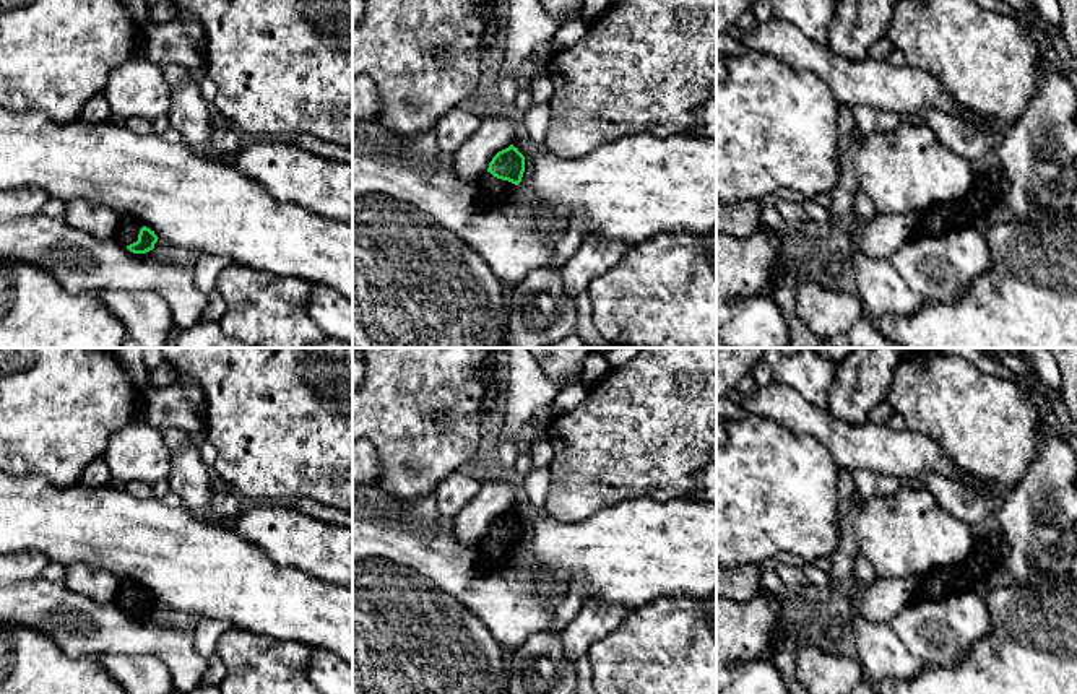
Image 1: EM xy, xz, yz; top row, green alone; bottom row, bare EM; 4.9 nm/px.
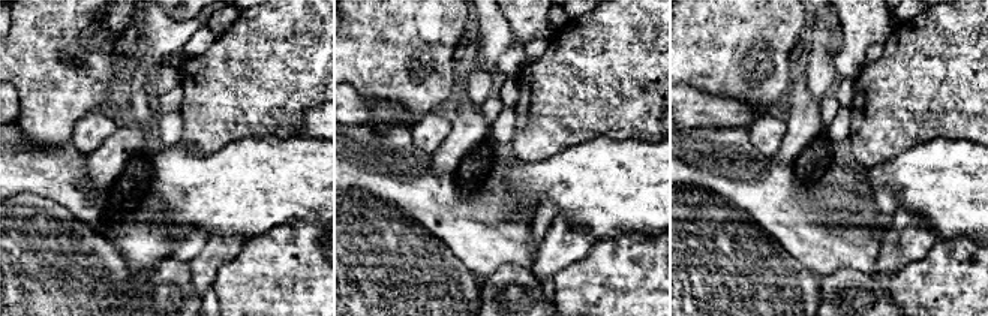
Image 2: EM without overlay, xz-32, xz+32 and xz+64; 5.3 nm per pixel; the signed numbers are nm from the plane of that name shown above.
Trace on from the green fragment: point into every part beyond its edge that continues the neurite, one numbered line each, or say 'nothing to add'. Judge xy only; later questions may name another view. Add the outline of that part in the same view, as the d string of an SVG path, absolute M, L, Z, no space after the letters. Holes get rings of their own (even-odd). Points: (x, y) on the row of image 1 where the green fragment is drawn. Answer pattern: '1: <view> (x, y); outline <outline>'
1: xy (129, 228); outline M119 215L119 228L115 231L115 239L123 247L127 247L138 241L140 229L143 226L145 224L140 219L133 218L130 215Z

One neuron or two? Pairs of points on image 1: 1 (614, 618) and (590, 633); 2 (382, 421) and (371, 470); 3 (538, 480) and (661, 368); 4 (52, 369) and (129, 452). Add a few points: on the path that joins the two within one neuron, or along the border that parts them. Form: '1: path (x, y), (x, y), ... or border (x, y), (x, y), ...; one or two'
1: path (608, 618), (596, 626); one
2: border (369, 439), (380, 464), (377, 483); two
3: border (549, 468), (549, 494), (543, 506); two
4: border (130, 423), (111, 436), (103, 455); two

